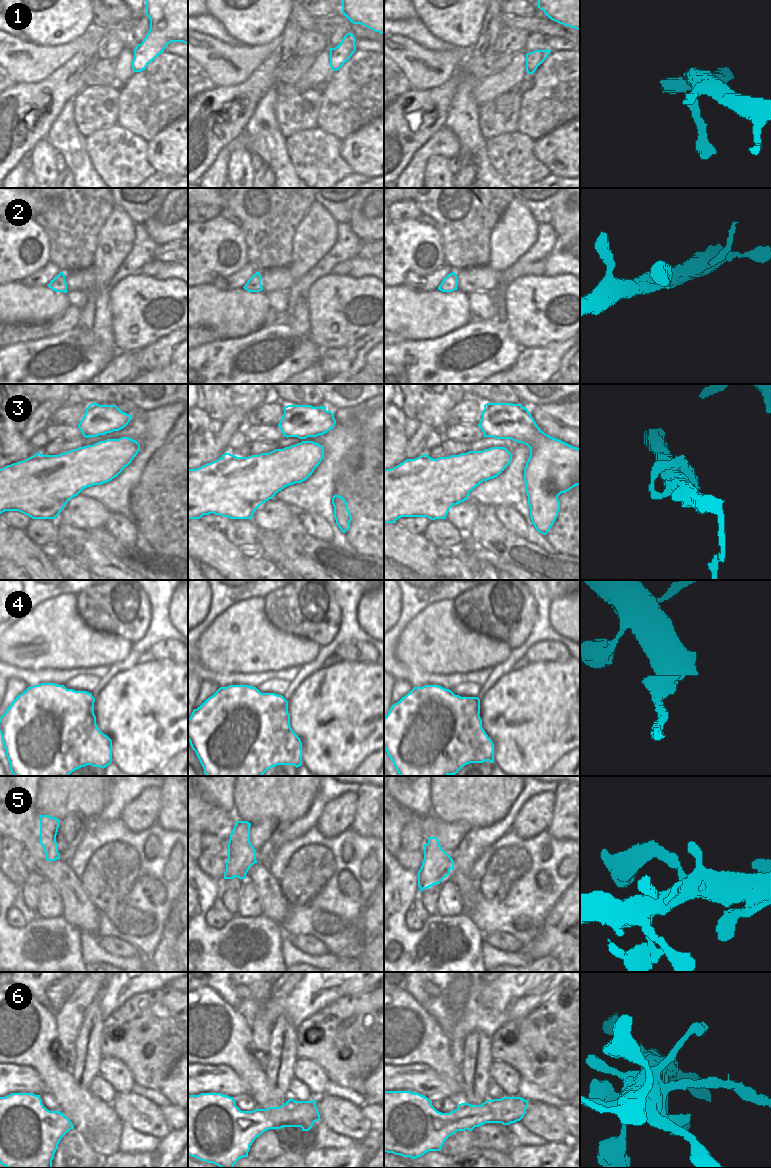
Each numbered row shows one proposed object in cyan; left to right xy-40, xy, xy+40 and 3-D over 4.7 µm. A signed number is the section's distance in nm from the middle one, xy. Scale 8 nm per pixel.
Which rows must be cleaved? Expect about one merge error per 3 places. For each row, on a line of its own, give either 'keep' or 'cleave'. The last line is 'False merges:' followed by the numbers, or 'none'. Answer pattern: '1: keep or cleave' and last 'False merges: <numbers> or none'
1: keep
2: keep
3: keep
4: cleave
5: keep
6: cleave
False merges: 4, 6

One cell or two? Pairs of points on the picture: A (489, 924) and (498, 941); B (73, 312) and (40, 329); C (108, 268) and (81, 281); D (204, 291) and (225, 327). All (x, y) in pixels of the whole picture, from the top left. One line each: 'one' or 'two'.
A: two
B: one
C: two
D: one

